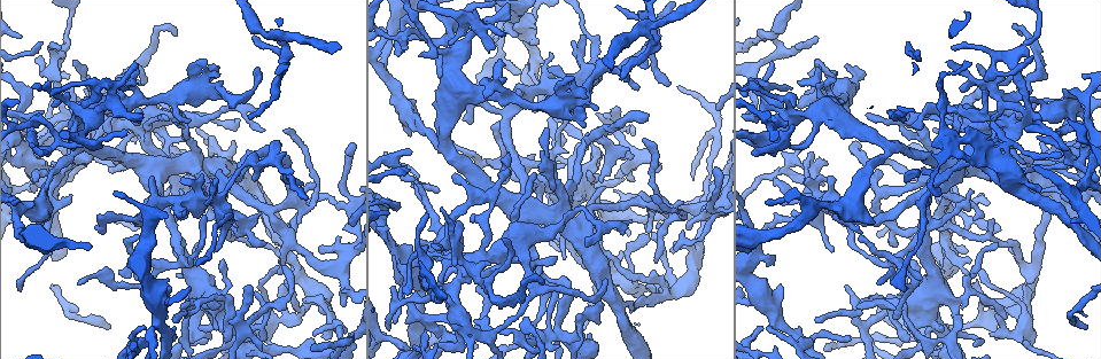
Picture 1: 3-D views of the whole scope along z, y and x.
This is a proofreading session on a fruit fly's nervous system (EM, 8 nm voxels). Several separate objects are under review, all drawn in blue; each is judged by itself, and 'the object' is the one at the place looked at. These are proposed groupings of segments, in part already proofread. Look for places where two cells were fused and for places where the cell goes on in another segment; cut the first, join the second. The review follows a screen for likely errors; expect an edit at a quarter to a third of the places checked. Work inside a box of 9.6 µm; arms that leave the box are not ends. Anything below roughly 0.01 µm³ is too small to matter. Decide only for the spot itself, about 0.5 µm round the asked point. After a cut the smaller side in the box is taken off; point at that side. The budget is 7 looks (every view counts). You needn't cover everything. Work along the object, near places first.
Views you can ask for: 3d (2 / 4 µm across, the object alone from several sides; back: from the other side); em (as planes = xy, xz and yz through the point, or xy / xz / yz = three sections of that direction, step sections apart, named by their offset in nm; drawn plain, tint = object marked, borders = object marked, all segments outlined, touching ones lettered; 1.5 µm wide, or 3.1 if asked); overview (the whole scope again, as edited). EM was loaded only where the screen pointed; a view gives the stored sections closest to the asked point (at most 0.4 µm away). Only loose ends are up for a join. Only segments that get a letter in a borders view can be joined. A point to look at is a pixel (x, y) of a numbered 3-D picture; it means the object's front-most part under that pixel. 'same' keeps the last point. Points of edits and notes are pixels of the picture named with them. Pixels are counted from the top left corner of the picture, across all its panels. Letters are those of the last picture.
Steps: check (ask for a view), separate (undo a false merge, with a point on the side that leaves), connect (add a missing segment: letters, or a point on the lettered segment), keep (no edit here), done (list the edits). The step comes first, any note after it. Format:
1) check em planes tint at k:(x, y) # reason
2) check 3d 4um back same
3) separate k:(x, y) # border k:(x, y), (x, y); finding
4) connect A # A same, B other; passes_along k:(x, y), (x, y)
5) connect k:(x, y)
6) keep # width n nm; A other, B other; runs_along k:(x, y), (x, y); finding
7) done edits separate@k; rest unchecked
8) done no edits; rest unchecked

check 3d 4um back at 1:(758, 302) # side arm on a straight run

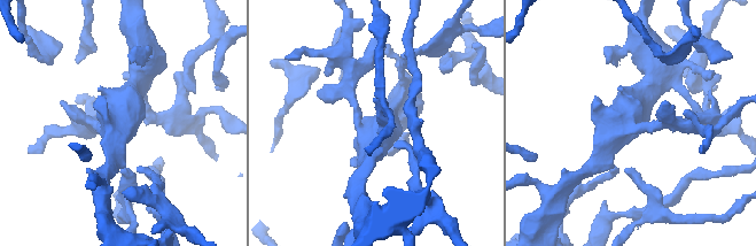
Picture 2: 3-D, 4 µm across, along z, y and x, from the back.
check em planes borders at 2:(107, 125)

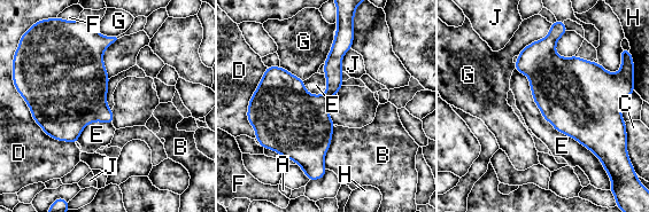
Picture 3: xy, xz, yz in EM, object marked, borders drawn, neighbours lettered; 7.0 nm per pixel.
keep # A other, B other, C other, D other, E other, F other, G other, H other, J other; border 3:(334, 126), (324, 158), (326, 169); all the same cell

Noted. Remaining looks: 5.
check em planes tint at 1:(610, 154)

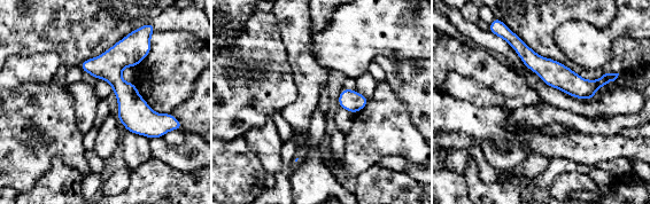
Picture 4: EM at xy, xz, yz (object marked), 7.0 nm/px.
check em planes borders same

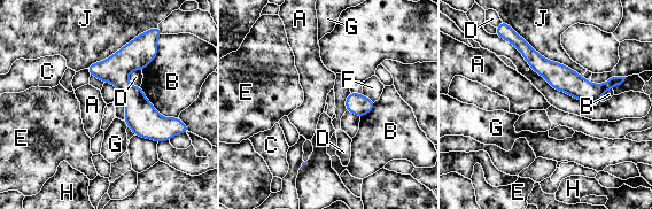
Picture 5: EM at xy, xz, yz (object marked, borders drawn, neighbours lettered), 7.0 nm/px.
keep # A other, B other, C other, D other, E other, F other, G other, H other, J other; runs_along 5:(498, 30), (581, 88), (616, 82); one cell here

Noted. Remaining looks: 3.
check em planes borders at 1:(90, 83) # sharp bend

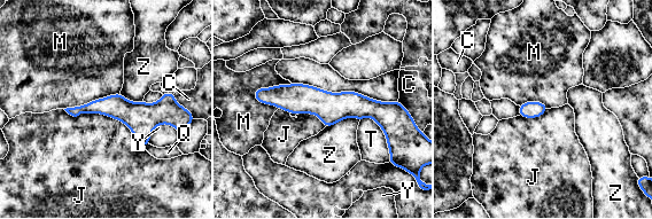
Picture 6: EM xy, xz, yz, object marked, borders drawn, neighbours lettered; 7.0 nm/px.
keep # width 190 nm; C other, J other, M other, Q other, T other, Y other, Z other; border 6:(63, 109), (116, 118), (145, 148); all the same cell

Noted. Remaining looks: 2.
done no edits; rest unchecked

